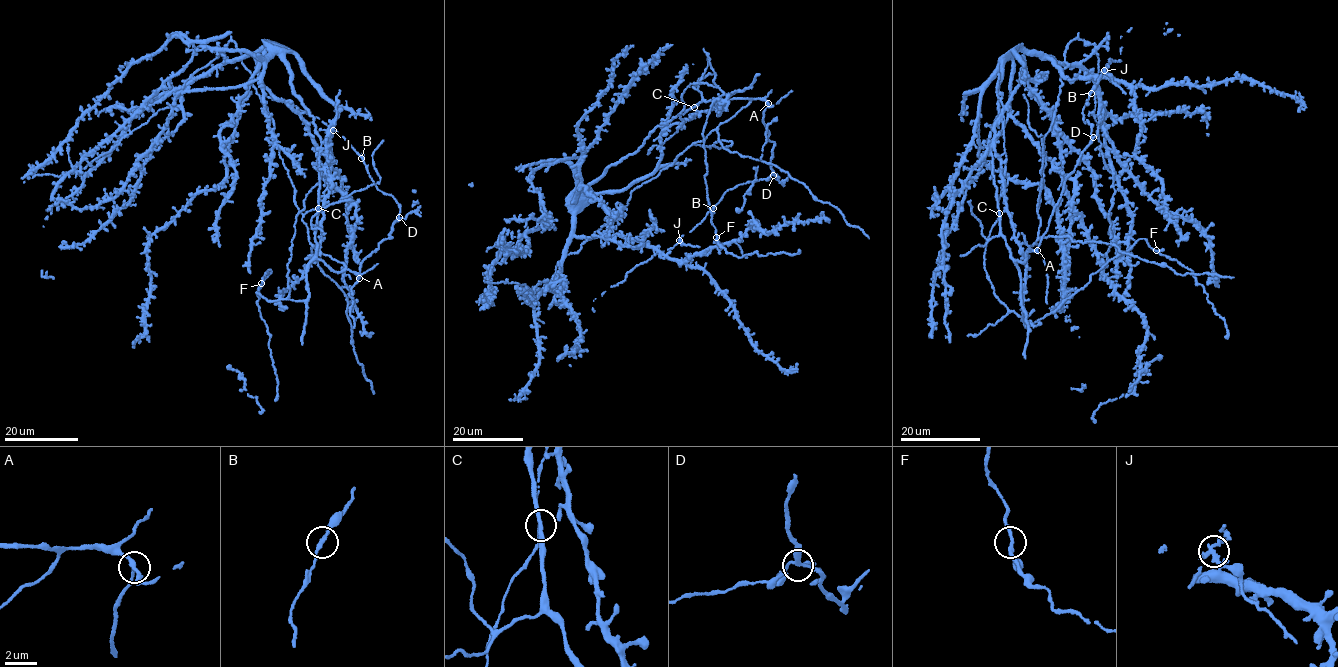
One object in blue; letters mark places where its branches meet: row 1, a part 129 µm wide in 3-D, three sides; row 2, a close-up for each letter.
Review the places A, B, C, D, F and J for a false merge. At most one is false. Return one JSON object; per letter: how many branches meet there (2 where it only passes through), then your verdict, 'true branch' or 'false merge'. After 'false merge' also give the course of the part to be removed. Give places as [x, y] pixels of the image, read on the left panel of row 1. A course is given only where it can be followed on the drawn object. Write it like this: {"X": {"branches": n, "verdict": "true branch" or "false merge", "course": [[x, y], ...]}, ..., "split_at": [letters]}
{"A": {"branches": 3, "verdict": "true branch"}, "B": {"branches": 3, "verdict": "true branch"}, "C": {"branches": 3, "verdict": "true branch"}, "D": {"branches": 3, "verdict": "true branch"}, "F": {"branches": 3, "verdict": "true branch"}, "J": {"branches": 3, "verdict": "false merge", "course": [[333, 130], [328, 139], [334, 161]]}, "split_at": ["J"]}

